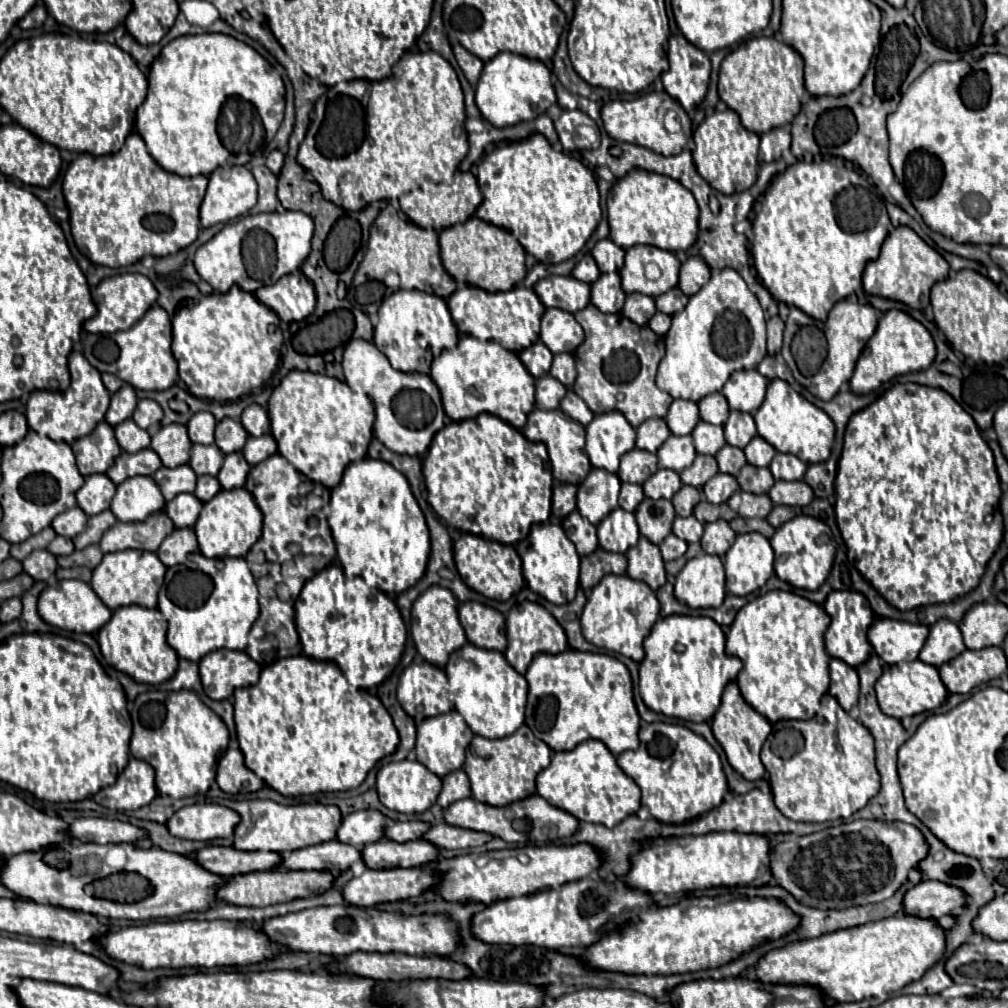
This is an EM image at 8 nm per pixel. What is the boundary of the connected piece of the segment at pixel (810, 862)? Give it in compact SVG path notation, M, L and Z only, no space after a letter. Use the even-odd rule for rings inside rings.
M853 820L809 836L773 834L771 874L797 902L819 910L845 910L891 898L907 880L907 872L929 852L923 834L905 822Z

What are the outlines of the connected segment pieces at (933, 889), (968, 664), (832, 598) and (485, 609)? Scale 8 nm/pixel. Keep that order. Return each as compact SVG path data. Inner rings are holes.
M937 880L919 882L903 896L903 912L917 918L941 918L953 908L963 906L965 894Z
M1001 648L965 650L951 662L939 666L939 674L949 692L969 694L975 686L999 678L1007 672L1007 658Z
M843 590L843 592L831 592L823 604L825 612L831 616L831 624L825 632L825 650L829 652L831 658L839 658L847 662L849 666L857 668L869 654L873 654L873 648L869 646L867 640L867 630L873 624L873 610L867 602L867 598L859 592Z
M465 602L459 606L459 620L467 640L485 650L505 652L505 616L481 602Z

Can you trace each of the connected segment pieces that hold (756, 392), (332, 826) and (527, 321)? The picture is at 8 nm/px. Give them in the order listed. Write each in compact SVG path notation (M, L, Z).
M739 370L733 372L721 394L727 398L731 410L741 410L753 414L765 398L767 378L757 370Z
M223 800L231 810L241 816L241 822L233 832L233 848L237 850L263 850L263 852L287 852L299 850L311 844L321 844L335 838L341 824L341 812L337 806L323 804L295 804L283 806L273 800Z
M463 286L449 296L447 308L459 334L499 342L501 346L505 346L505 350L511 350L515 354L539 340L539 320L545 312L545 306L529 288L513 288L509 292L491 294L481 288Z

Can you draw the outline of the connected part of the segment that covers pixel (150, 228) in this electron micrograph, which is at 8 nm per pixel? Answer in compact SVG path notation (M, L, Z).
M137 132L129 134L117 154L99 158L79 154L63 178L63 194L77 248L93 264L109 268L135 264L143 256L163 258L177 254L195 242L205 188L205 176L181 178L165 172L151 158Z

